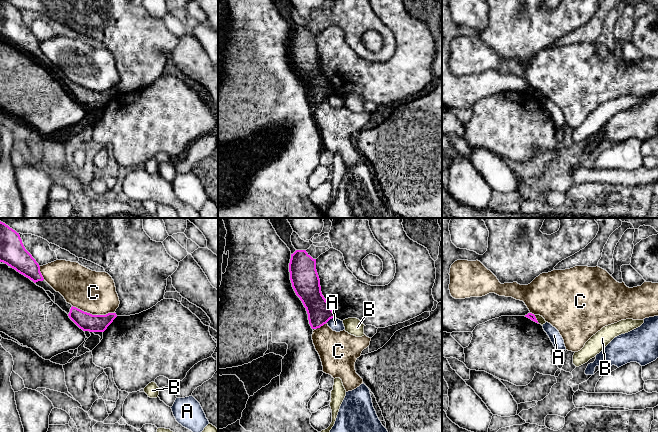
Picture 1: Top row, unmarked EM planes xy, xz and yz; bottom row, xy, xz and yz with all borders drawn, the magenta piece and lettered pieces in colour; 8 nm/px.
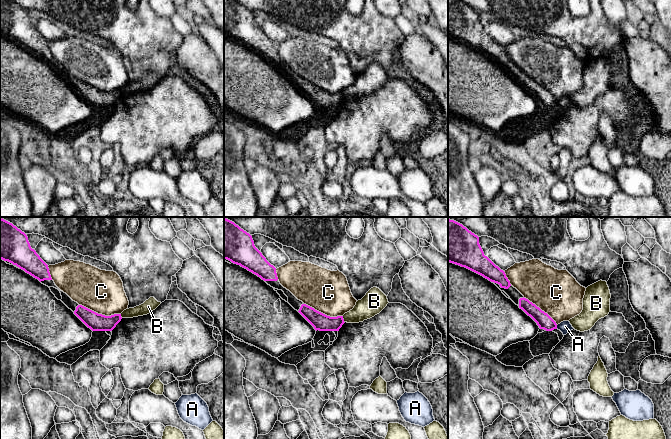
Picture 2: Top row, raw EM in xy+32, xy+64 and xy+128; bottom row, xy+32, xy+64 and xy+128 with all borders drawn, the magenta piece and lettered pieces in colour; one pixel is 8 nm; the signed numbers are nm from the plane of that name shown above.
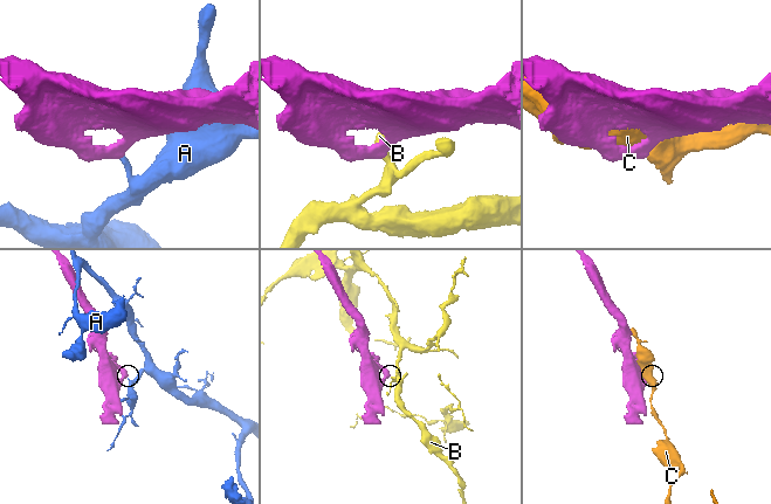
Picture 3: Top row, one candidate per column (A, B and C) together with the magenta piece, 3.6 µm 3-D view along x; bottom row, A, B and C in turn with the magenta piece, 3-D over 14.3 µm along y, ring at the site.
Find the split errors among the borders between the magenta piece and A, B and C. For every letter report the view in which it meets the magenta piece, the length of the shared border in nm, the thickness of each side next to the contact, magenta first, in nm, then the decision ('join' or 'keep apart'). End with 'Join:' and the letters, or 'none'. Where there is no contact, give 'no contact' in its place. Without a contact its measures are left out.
A: contact in xz; length 90 nm; calibres 200 and 100 nm; keep apart
B: contact in yz; length 80 nm; calibres 50 and 60 nm; keep apart
C: contact in xy; length 360 nm; calibres 140 and 340 nm; keep apart
Join: none

